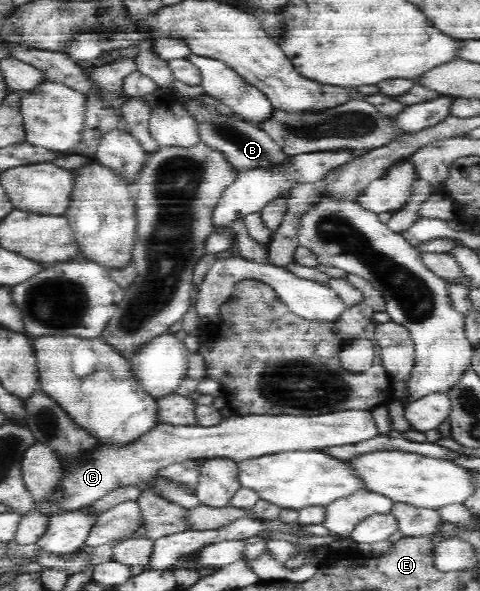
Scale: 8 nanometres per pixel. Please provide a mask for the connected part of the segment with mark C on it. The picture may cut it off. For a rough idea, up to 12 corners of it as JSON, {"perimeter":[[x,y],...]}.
{"perimeter":[[370,410],[160,423],[69,455],[32,508],[50,514],[138,490],[143,536],[193,530],[154,493],[184,460],[236,462],[378,434]]}

